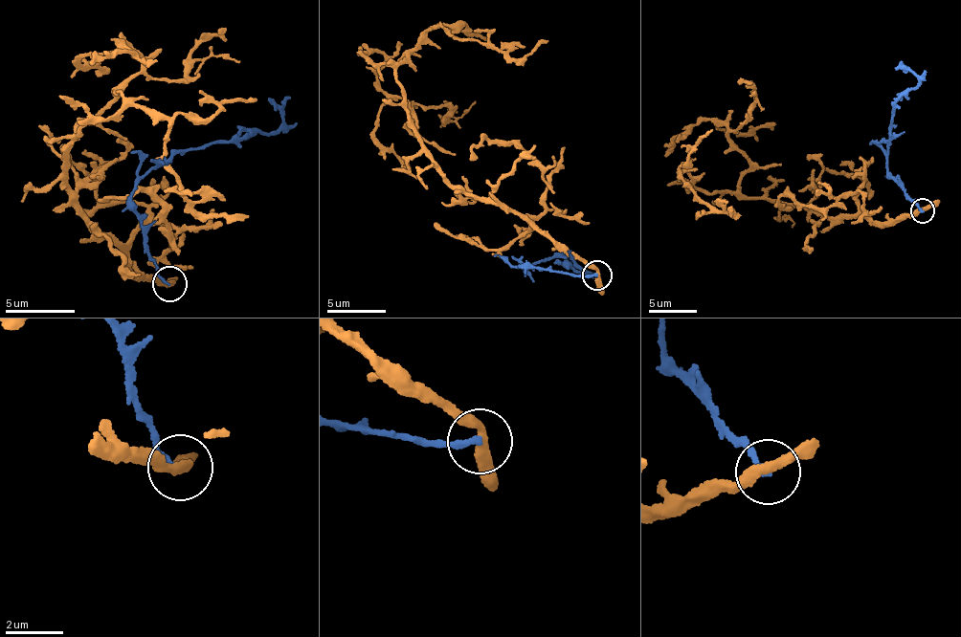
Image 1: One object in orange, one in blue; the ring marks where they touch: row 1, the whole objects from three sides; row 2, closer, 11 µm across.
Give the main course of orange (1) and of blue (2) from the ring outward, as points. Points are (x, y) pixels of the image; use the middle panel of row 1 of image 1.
1: (597, 275), (527, 222), (450, 182), (413, 129), (397, 82), (397, 65), (439, 26), (515, 60), (547, 40)
2: (597, 275), (572, 277), (561, 270), (551, 273), (517, 267), (558, 256), (561, 263), (585, 273), (569, 250)

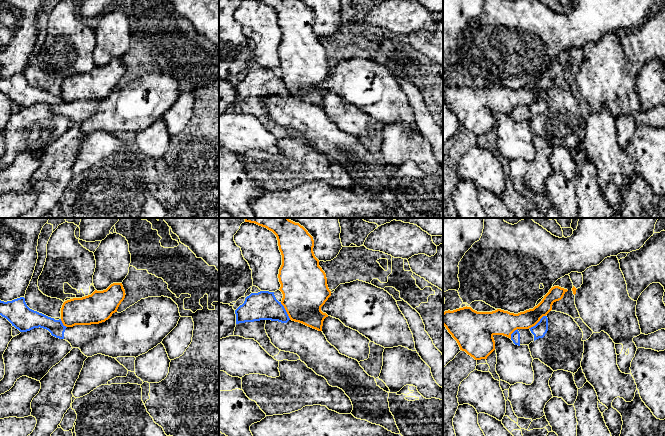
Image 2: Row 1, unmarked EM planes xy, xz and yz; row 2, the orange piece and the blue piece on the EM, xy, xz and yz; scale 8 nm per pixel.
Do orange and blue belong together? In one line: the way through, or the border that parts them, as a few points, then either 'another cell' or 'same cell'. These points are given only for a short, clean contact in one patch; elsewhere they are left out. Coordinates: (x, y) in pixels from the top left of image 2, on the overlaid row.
along yz (545, 315), (528, 328) | another cell

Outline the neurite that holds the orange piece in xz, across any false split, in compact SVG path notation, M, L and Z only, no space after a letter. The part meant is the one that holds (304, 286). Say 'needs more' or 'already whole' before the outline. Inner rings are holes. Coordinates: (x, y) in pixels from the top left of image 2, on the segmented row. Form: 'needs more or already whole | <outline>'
already whole | M245 218L245 222L265 227L277 237L282 255L282 265L278 274L281 284L279 290L283 294L281 304L284 306L290 320L322 331L323 321L328 315L321 311L321 307L331 296L331 291L327 285L326 274L319 266L319 260L314 255L313 237L303 226L288 218Z

